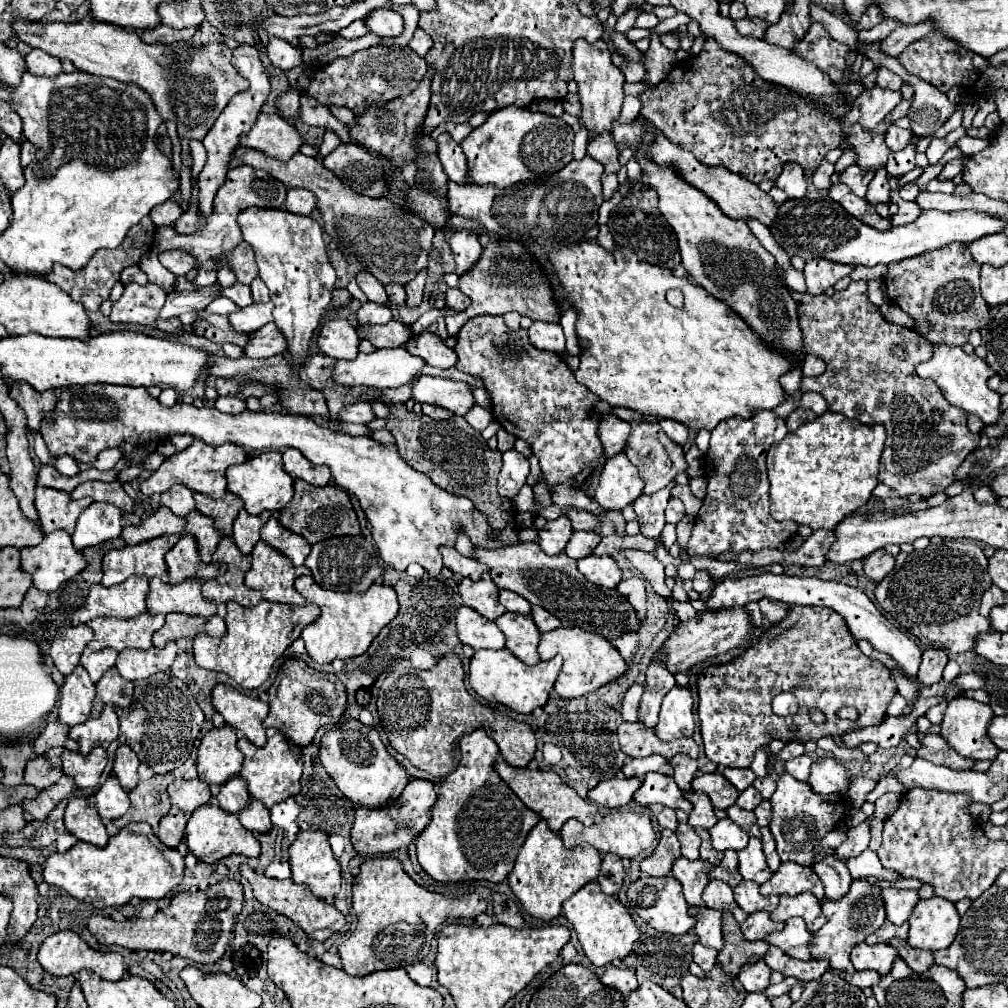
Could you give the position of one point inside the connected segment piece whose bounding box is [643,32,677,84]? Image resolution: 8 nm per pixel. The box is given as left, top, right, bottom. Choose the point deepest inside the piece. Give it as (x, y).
(660, 60)

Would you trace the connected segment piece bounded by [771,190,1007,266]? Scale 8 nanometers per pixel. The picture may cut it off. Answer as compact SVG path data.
M809 190L803 198L787 200L779 206L779 212L771 230L775 234L775 242L791 258L801 256L807 262L819 256L819 258L839 262L839 264L875 266L875 264L889 264L895 260L911 258L927 250L935 250L939 246L945 246L947 242L969 244L981 236L1003 232L1003 226L1007 226L1007 222L991 214L977 212L977 210L961 210L961 212L939 212L939 210L925 212L923 210L915 222L881 232L877 228L863 224L855 216L849 216L841 204L831 200L827 190Z

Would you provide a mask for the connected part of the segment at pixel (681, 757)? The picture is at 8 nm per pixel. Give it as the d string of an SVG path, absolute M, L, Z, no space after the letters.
M677 754L671 758L671 764L675 768L675 782L677 786L683 790L683 792L689 792L691 790L691 780L695 778L697 774L697 760L693 758L687 758L687 754Z

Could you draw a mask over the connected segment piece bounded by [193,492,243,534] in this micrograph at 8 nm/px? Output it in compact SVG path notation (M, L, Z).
M193 492L193 498L197 502L197 510L205 516L215 518L215 526L219 526L219 530L223 530L225 534L231 534L231 524L237 516L237 512L243 508L241 498L237 498L235 494L227 492L223 498L211 498L211 496L203 496L199 492Z

